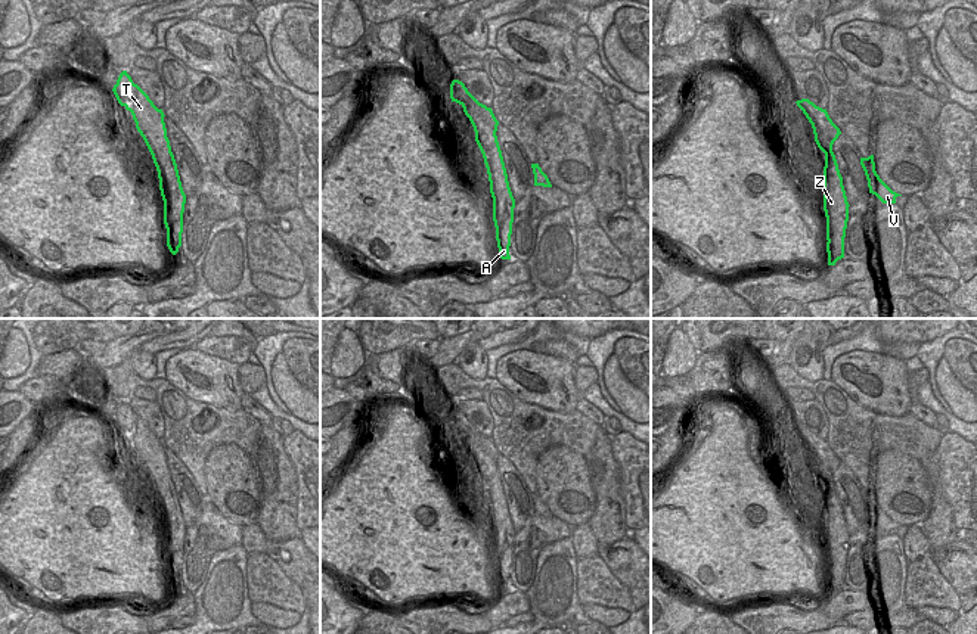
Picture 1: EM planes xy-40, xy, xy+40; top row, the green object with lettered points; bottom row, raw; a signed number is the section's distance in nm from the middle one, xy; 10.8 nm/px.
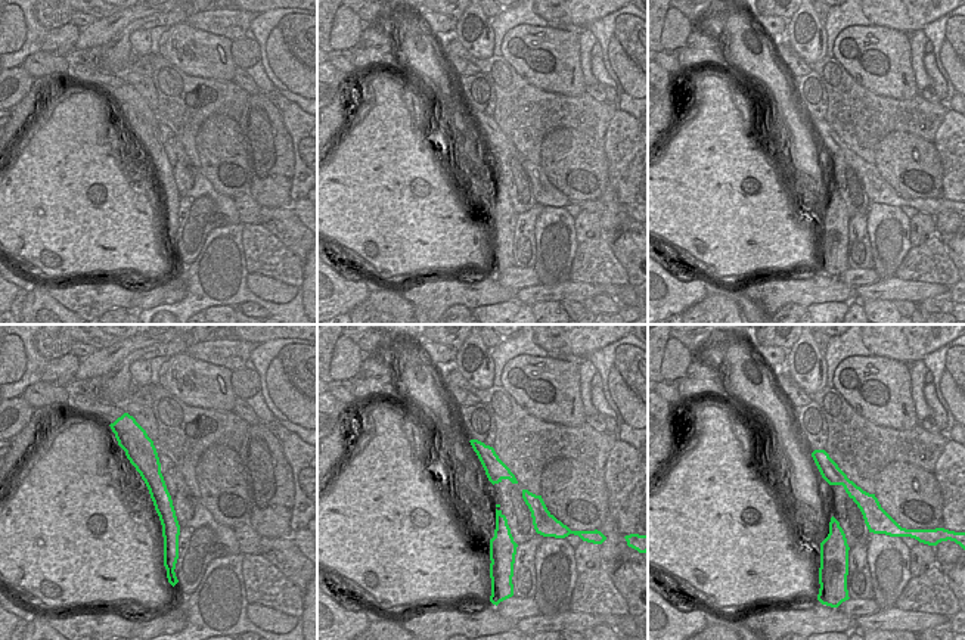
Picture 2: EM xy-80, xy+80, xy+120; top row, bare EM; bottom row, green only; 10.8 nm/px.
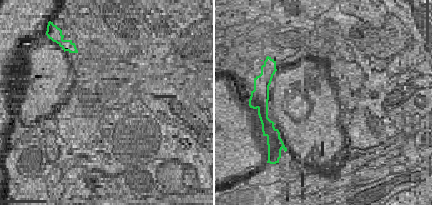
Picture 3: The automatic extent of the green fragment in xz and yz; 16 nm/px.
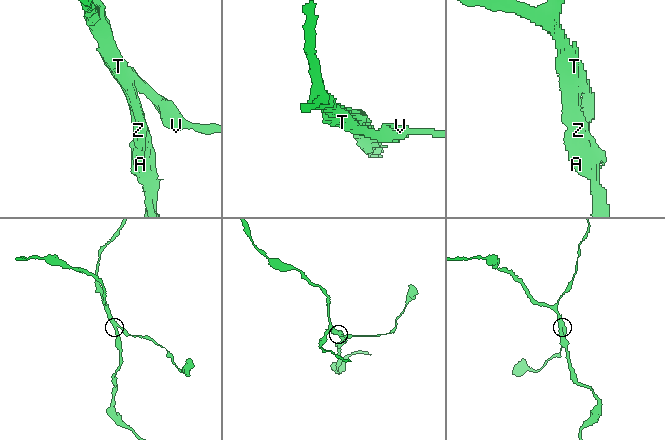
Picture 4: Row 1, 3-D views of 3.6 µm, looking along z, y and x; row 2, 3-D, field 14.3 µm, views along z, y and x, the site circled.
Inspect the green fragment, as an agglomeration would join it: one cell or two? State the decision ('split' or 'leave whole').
split

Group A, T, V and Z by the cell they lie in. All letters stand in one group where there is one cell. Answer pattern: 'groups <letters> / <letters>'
groups A T Z / V

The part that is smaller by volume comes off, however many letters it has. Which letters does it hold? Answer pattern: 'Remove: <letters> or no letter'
Remove: V

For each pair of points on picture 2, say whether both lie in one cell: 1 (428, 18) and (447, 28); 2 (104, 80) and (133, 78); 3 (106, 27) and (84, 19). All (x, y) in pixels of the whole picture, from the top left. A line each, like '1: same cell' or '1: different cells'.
1: same cell
2: different cells
3: different cells

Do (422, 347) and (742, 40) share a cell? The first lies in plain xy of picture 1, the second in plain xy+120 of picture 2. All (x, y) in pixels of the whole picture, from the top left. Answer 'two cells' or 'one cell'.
two cells

